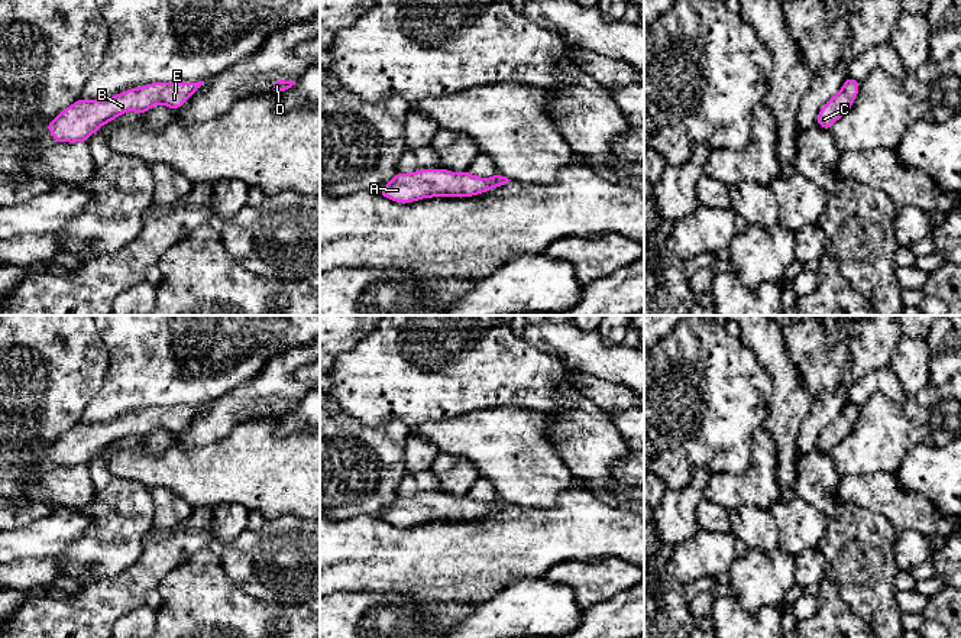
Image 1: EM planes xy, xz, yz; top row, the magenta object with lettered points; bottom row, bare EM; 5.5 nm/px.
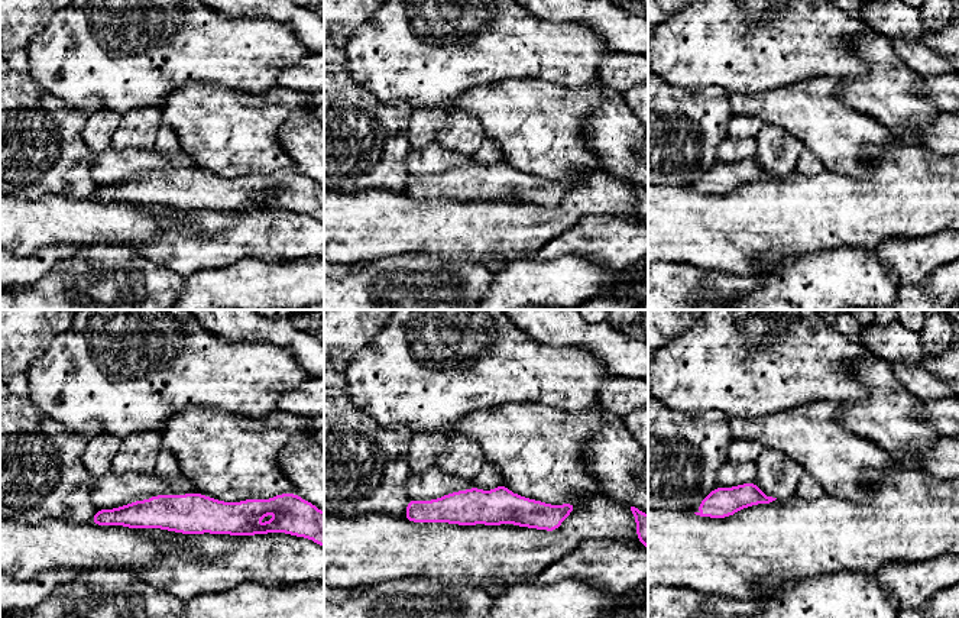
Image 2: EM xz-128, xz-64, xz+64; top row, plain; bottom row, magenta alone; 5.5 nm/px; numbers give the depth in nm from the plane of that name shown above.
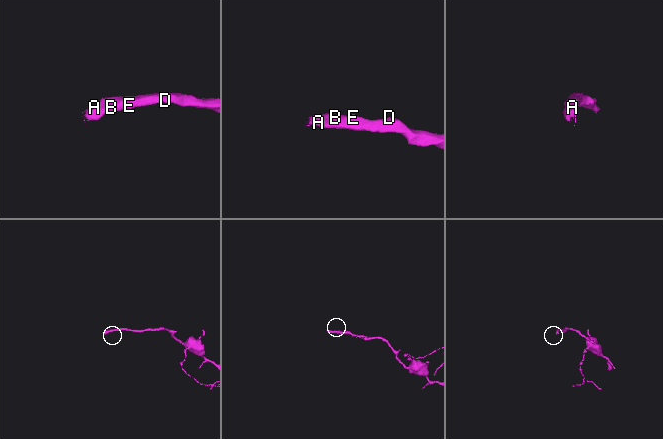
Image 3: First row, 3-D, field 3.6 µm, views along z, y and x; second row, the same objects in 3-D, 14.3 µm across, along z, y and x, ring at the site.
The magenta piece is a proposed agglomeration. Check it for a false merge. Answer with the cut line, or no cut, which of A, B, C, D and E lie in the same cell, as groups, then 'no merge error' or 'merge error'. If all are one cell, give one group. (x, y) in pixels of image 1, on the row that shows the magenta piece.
no cut | A B C D E | no merge error

